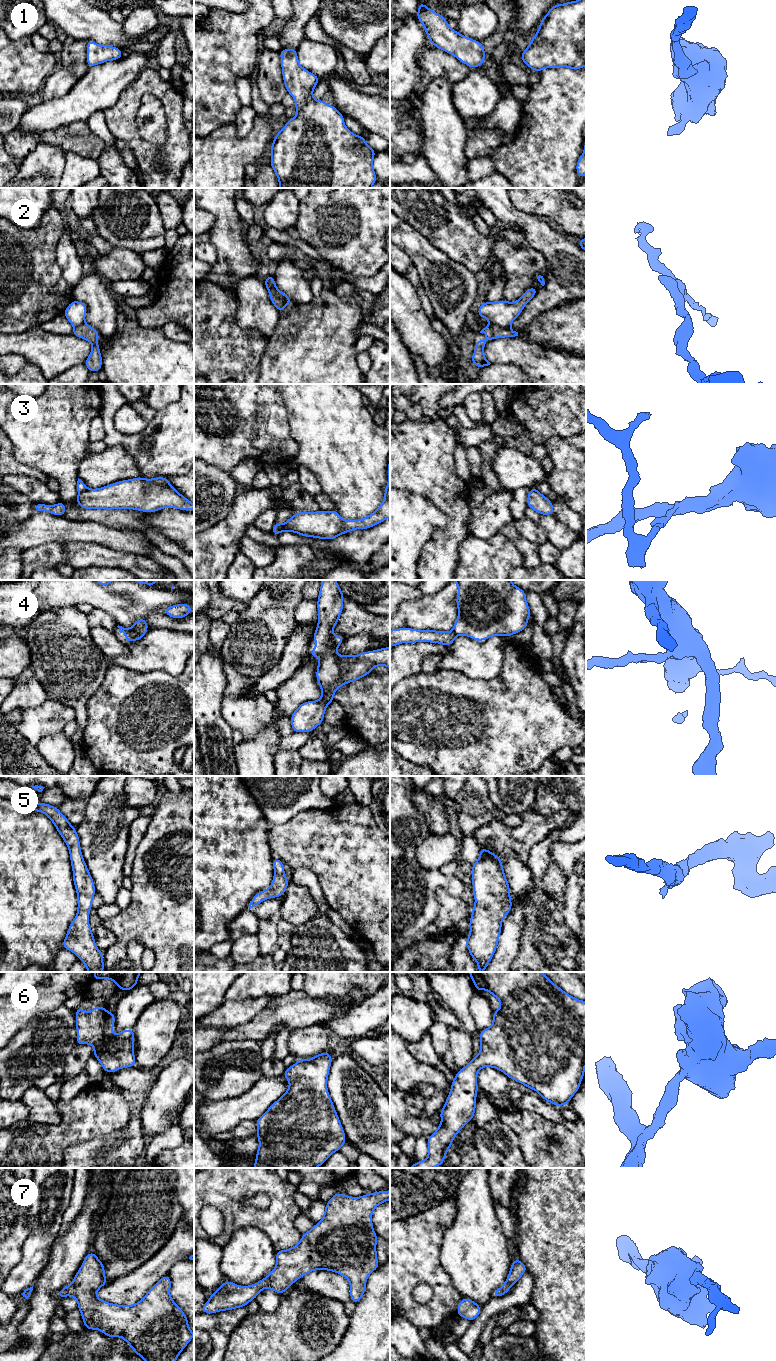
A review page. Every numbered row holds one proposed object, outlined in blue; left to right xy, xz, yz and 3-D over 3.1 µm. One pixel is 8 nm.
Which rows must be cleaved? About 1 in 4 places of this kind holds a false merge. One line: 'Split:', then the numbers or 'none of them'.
Split: 2, 3

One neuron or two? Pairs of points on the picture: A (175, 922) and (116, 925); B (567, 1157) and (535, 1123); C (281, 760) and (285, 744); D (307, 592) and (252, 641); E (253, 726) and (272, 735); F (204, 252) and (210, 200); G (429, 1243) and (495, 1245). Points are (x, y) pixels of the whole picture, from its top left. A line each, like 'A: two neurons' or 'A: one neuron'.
A: one neuron
B: one neuron
C: two neurons
D: two neurons
E: two neurons
F: two neurons
G: two neurons

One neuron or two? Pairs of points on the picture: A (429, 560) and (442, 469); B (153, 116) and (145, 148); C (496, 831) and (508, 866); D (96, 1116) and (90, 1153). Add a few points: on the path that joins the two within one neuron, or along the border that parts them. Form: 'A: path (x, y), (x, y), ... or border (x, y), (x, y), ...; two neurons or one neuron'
A: path (451, 537), (453, 535), (453, 502), (448, 492); one neuron
B: border (134, 121), (144, 139), (154, 144), (165, 142); two neurons
C: path (497, 840), (508, 857); one neuron
D: border (116, 1131), (110, 1134), (94, 1136), (71, 1145); two neurons

